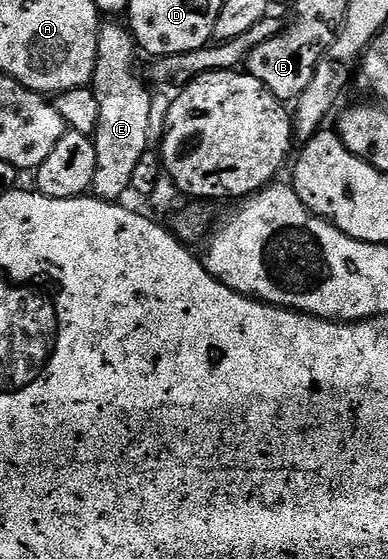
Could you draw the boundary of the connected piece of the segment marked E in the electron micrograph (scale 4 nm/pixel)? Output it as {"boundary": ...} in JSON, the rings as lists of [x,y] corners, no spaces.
{"boundary":[[[105,22],[101,25],[97,65],[93,84],[99,102],[99,122],[93,133],[95,146],[95,178],[92,195],[98,200],[117,202],[121,195],[131,188],[131,174],[145,152],[150,151],[149,115],[155,107],[155,100],[145,89],[146,81],[137,77],[137,56],[139,49],[132,32],[124,23]]]}

